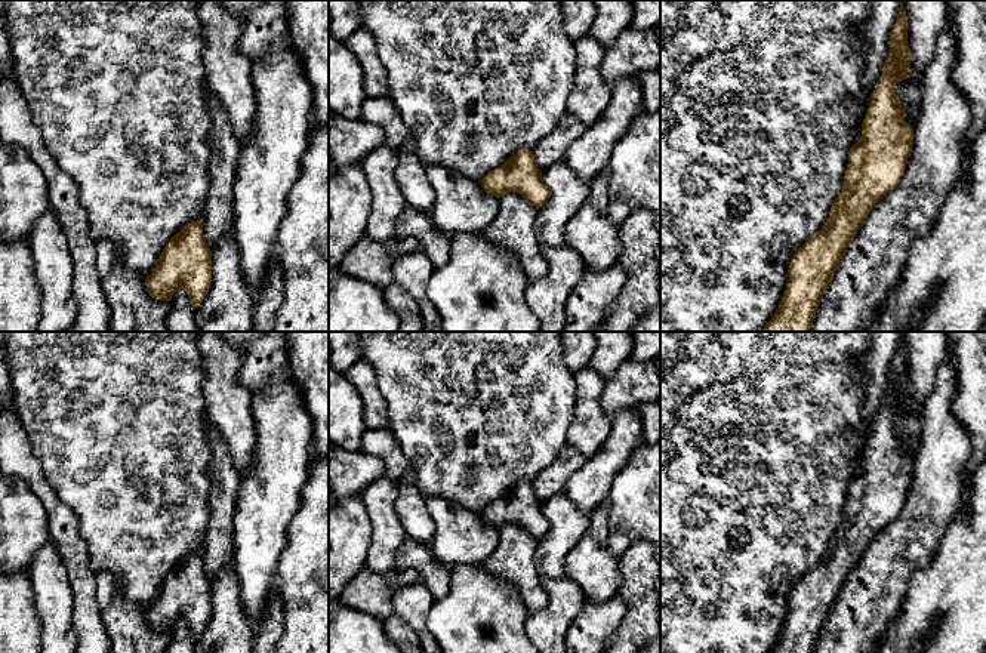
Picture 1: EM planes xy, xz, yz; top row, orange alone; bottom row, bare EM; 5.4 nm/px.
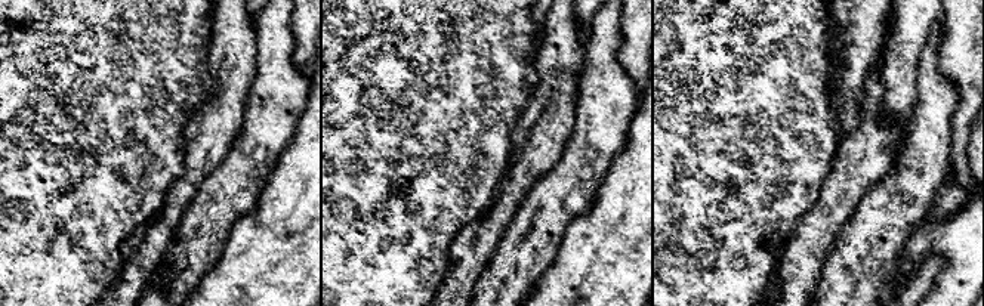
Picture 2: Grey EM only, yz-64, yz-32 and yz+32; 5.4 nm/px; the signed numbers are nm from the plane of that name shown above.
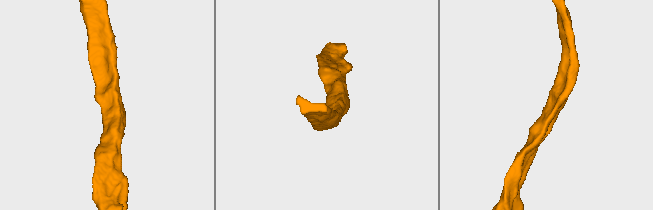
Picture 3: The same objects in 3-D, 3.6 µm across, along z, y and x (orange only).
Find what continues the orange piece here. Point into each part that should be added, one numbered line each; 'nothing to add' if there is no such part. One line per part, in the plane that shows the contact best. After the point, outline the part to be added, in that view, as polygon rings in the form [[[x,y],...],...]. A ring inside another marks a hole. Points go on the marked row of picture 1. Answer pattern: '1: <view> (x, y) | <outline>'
nothing to add

